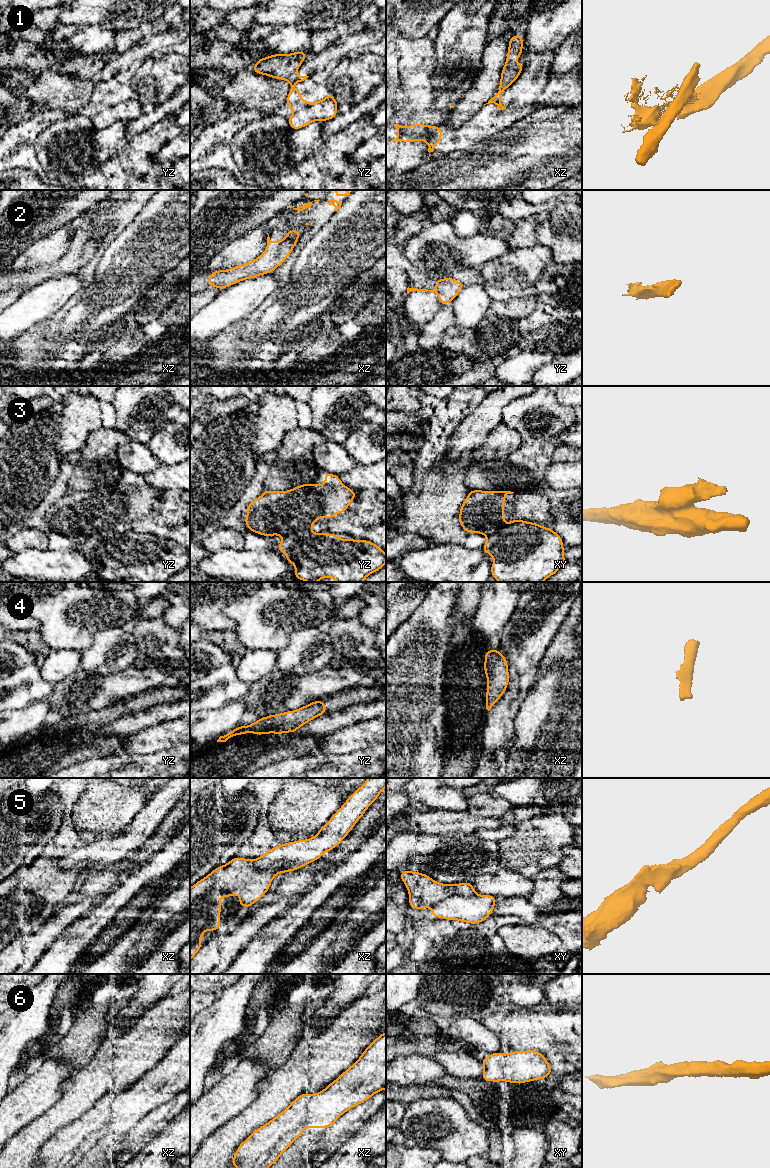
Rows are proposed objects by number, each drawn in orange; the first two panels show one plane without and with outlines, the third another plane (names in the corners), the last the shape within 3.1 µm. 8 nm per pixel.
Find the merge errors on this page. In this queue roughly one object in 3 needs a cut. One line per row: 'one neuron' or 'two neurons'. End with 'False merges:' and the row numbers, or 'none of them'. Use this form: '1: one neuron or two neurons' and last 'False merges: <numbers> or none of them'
1: two neurons
2: one neuron
3: two neurons
4: one neuron
5: two neurons
6: one neuron
False merges: 1, 3, 5

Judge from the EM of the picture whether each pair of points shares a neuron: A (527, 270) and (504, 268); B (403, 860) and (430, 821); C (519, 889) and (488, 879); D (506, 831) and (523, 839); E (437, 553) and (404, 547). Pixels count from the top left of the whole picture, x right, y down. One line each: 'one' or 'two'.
A: one
B: two
C: one
D: two
E: two

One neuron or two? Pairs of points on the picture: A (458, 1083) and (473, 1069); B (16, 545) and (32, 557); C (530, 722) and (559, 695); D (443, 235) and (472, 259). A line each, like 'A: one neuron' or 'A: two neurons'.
A: two neurons
B: two neurons
C: one neuron
D: one neuron

